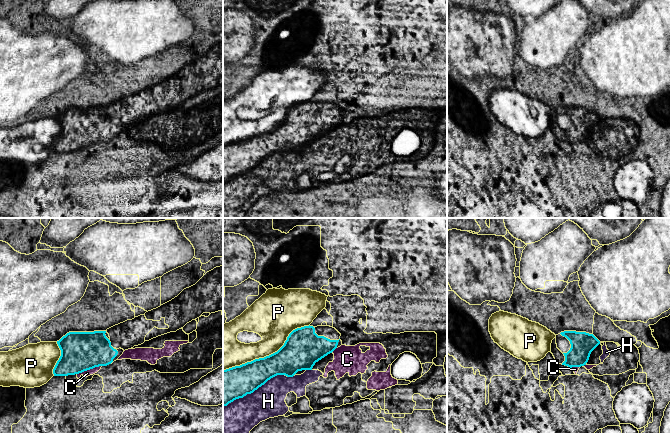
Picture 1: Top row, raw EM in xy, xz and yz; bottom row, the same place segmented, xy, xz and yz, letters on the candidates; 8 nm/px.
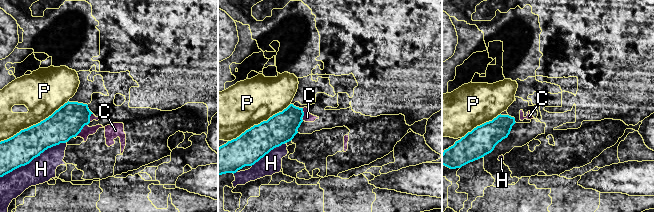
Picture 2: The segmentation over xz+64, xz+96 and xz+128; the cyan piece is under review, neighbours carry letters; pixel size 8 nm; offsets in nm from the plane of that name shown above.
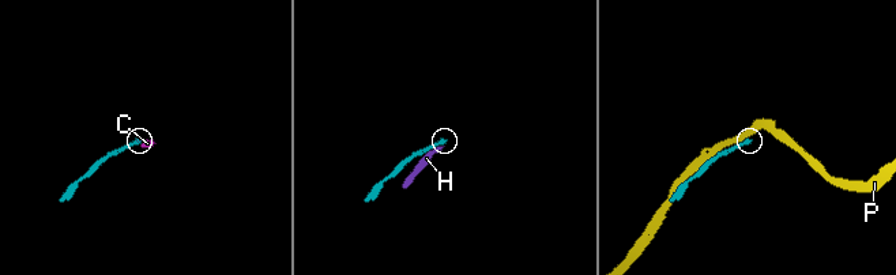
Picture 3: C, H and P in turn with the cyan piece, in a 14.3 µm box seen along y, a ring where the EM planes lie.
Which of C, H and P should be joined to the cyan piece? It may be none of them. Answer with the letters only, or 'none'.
none

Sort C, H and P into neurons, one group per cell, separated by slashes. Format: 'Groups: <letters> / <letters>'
Groups: C H / P

